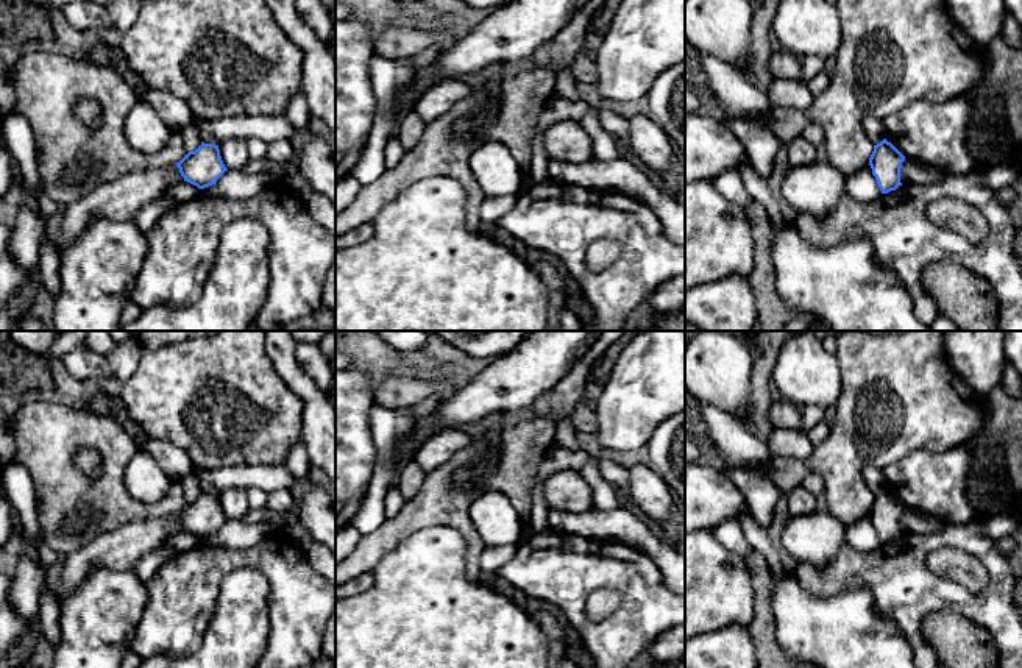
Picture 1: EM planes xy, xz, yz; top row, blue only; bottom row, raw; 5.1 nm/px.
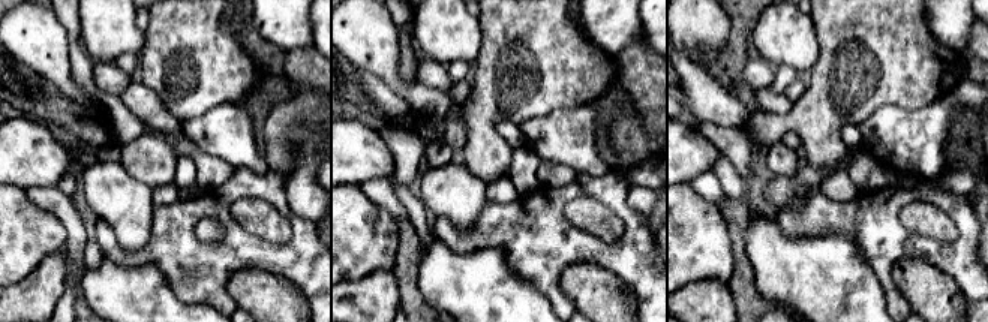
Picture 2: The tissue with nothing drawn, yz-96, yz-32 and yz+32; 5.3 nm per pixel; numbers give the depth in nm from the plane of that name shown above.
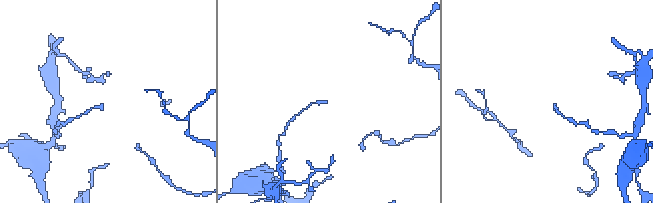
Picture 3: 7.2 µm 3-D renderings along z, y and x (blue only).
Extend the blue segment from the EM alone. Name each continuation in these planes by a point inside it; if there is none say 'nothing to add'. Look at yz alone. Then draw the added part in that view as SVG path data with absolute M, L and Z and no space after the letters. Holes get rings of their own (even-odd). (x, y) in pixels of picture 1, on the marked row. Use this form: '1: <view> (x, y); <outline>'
nothing to add

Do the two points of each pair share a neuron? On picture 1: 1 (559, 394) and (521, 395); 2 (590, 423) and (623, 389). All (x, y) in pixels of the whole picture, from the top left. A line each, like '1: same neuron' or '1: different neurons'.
1: different neurons
2: different neurons

